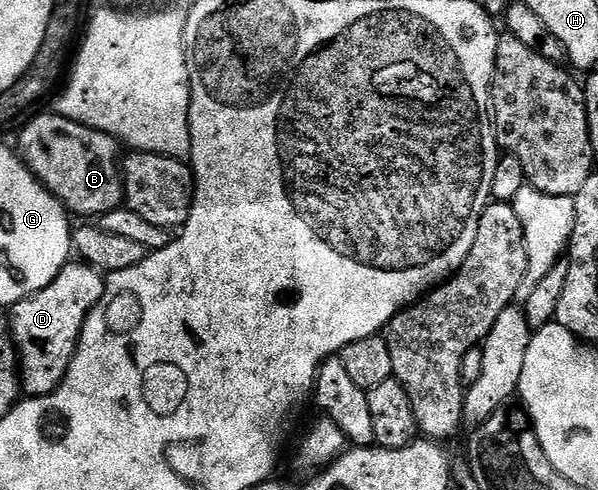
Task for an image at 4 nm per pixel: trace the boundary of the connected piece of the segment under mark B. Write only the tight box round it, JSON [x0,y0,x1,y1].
[18,113,124,217]

